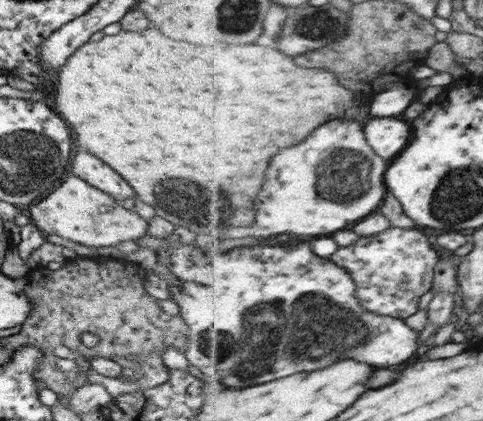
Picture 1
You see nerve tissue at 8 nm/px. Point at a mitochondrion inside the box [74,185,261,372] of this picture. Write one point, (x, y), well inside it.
(152, 328)

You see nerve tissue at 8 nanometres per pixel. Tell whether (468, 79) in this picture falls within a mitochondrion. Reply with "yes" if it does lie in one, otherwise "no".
no

